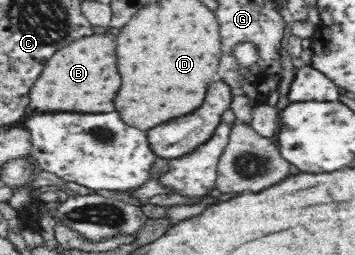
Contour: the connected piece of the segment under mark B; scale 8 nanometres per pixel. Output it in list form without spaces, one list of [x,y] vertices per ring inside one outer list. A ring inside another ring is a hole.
[[[110,33],[81,37],[68,46],[59,49],[44,65],[40,77],[34,82],[28,93],[28,108],[32,114],[58,113],[110,113],[114,111],[114,97],[120,89],[120,75],[116,71],[115,35]]]

